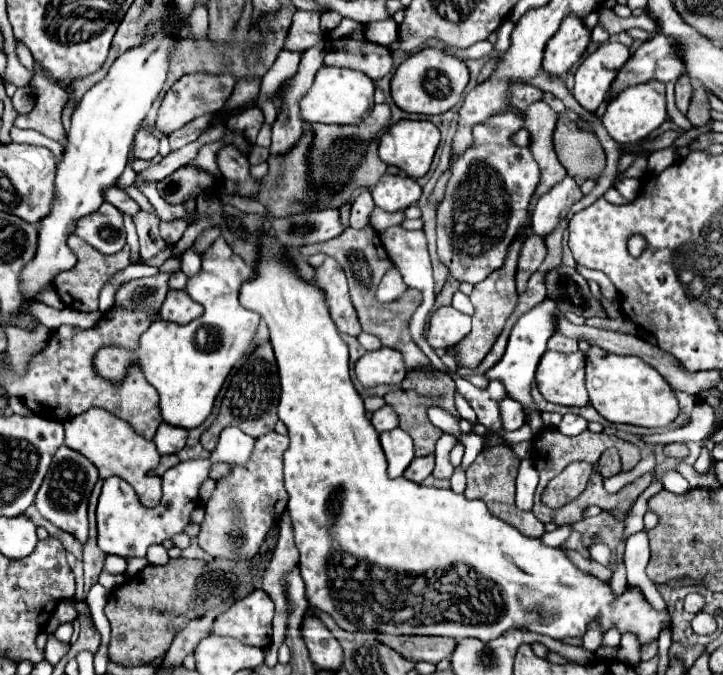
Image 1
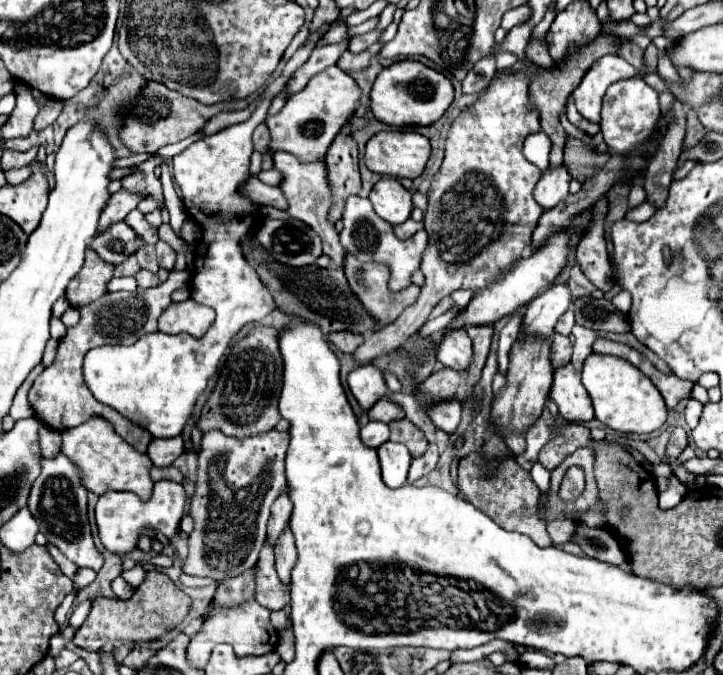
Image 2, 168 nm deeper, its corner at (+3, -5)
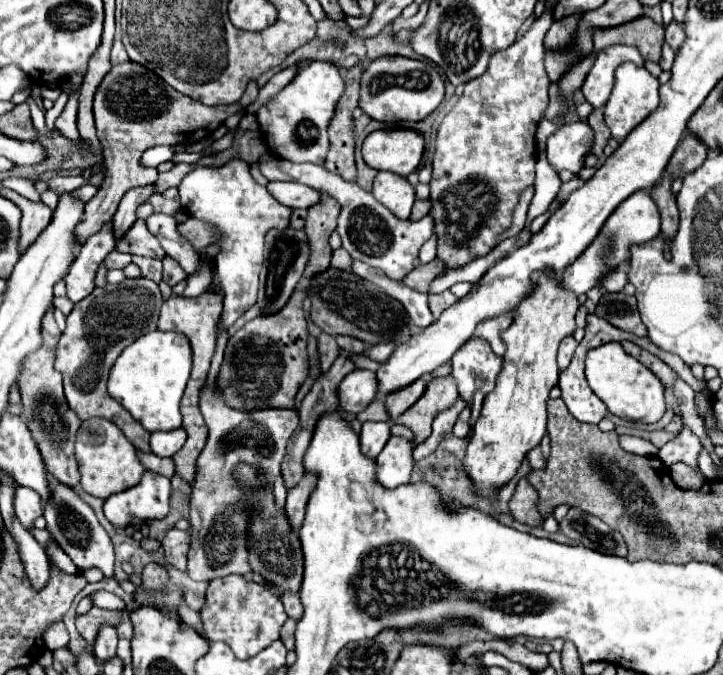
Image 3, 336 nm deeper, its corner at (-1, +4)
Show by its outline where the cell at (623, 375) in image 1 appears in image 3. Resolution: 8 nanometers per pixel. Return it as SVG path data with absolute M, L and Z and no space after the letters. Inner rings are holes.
M608 342L588 352L586 380L592 392L608 406L608 412L612 412L618 418L650 424L658 422L666 412L664 386L660 384L660 380L636 358L626 354L618 342Z

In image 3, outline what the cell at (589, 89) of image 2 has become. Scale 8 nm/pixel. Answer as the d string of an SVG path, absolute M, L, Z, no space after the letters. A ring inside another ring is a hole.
M608 46L596 56L594 66L580 88L584 98L594 108L602 108L610 98L610 90L614 86L614 70L624 62L634 62L636 66L644 66L644 58L632 46Z

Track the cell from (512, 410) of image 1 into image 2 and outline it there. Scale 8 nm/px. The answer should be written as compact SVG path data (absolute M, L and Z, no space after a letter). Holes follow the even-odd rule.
M512 433L512 435L508 435L506 437L506 445L512 449L512 453L518 457L518 455L522 455L524 451L526 451L526 441L524 441L524 437L522 435L518 435L518 433Z

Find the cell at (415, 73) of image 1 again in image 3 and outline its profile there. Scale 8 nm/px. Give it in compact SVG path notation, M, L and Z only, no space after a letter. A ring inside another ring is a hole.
M382 56L370 64L360 80L360 108L374 120L380 122L402 122L402 120L424 120L444 100L444 80L424 60L404 56Z

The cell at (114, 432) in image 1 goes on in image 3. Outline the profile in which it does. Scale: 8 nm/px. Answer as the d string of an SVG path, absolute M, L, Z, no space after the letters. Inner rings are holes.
M104 418L82 422L76 434L76 460L80 470L80 486L98 498L108 498L116 492L132 488L146 472L136 456L136 448L132 446L132 442L120 432L120 428L116 428L116 424Z

